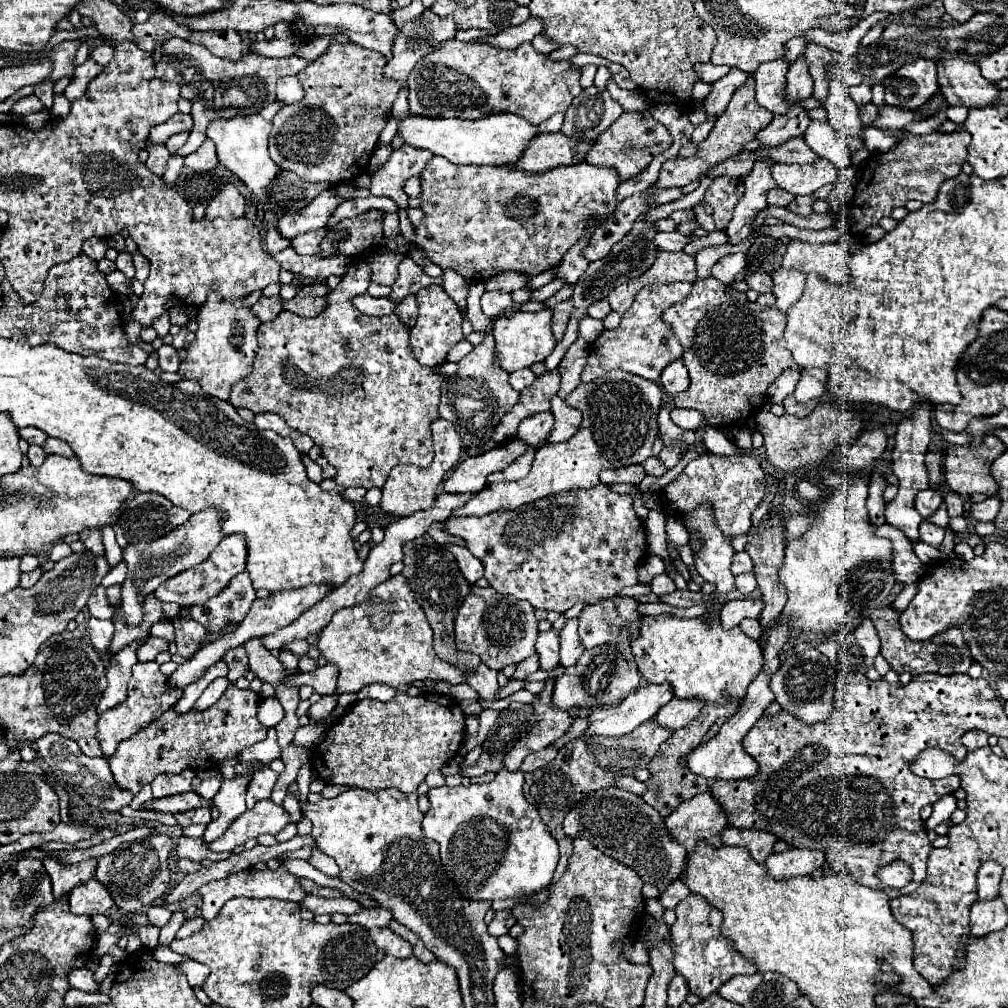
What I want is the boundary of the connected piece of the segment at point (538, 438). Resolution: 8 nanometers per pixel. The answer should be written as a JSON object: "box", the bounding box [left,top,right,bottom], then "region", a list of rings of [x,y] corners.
{"box":[517,412,553,446],"region":[[[543,412],[543,414],[533,414],[529,418],[525,418],[521,424],[519,424],[519,430],[517,430],[517,436],[527,442],[529,446],[539,446],[547,440],[547,434],[551,432],[553,428],[553,414],[551,412]]]}

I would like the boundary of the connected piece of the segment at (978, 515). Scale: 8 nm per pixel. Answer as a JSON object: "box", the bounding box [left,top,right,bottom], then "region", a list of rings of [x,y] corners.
{"box":[965,496,999,522],"region":[[[991,496],[985,502],[971,504],[969,510],[965,512],[965,516],[973,518],[977,522],[993,522],[995,516],[997,516],[997,512],[999,512],[999,498],[997,496]]]}

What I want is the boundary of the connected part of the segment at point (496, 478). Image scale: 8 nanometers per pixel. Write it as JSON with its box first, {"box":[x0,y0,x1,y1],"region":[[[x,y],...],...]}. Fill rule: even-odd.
{"box":[487,450,535,482],"region":[[[529,450],[527,454],[519,456],[509,468],[501,470],[501,472],[493,472],[489,474],[487,482],[509,482],[509,480],[519,480],[519,478],[525,478],[531,470],[531,462],[533,462],[533,454],[535,450]]]}

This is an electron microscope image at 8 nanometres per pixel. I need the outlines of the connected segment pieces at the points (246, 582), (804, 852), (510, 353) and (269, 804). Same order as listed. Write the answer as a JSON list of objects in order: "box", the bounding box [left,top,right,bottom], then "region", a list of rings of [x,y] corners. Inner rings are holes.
[{"box":[191,572,257,632],"region":[[[241,572],[231,580],[227,590],[211,598],[211,602],[203,606],[193,606],[191,616],[195,616],[195,620],[203,624],[209,632],[219,632],[229,622],[241,622],[255,598],[257,594],[251,586],[249,574]]]},{"box":[765,848,825,878],"region":[[[789,848],[781,854],[771,854],[767,858],[765,866],[769,876],[773,878],[795,878],[803,874],[815,872],[819,866],[823,866],[825,854],[823,850],[811,850],[811,848]]]},{"box":[495,308,555,372],"region":[[[543,308],[539,312],[515,312],[505,314],[495,320],[495,340],[497,340],[497,362],[507,370],[515,372],[521,368],[531,368],[535,362],[545,362],[545,358],[555,348],[555,338],[551,334],[551,310]]]},{"box":[205,800,289,852],"region":[[[273,800],[257,802],[255,808],[245,810],[241,816],[237,816],[227,832],[205,844],[209,850],[215,852],[231,852],[235,846],[245,844],[249,838],[259,838],[261,834],[277,834],[289,824],[289,814],[283,806],[277,806]]]}]

